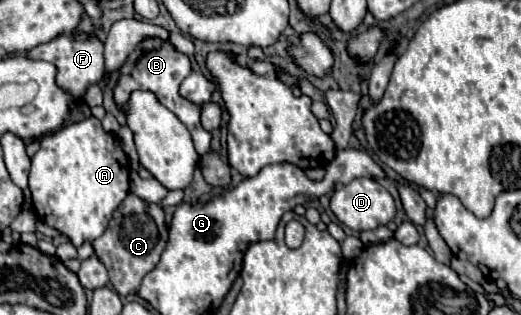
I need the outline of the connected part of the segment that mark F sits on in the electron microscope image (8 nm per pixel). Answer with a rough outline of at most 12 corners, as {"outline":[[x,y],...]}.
{"outline":[[59,35],[27,53],[57,65],[75,99],[103,77],[103,43]]}

